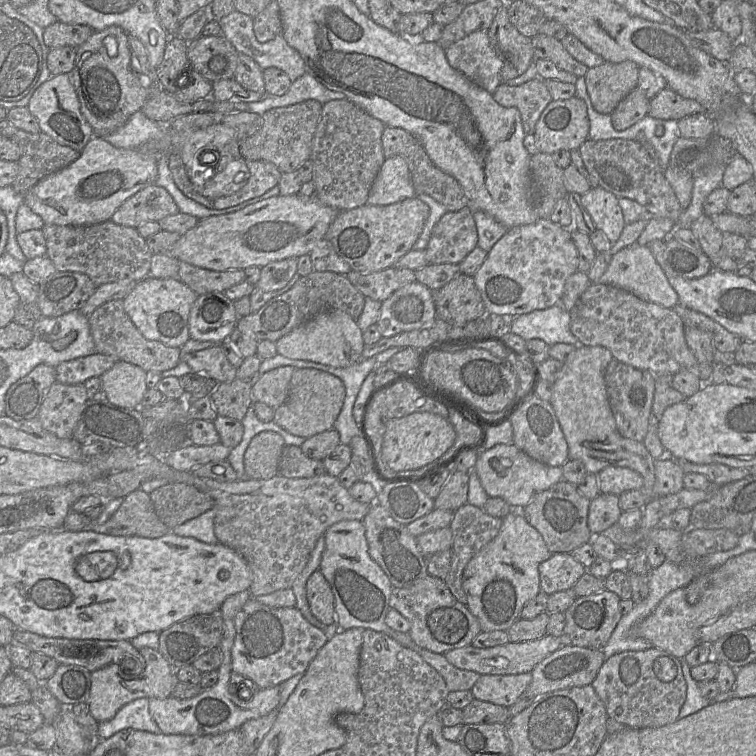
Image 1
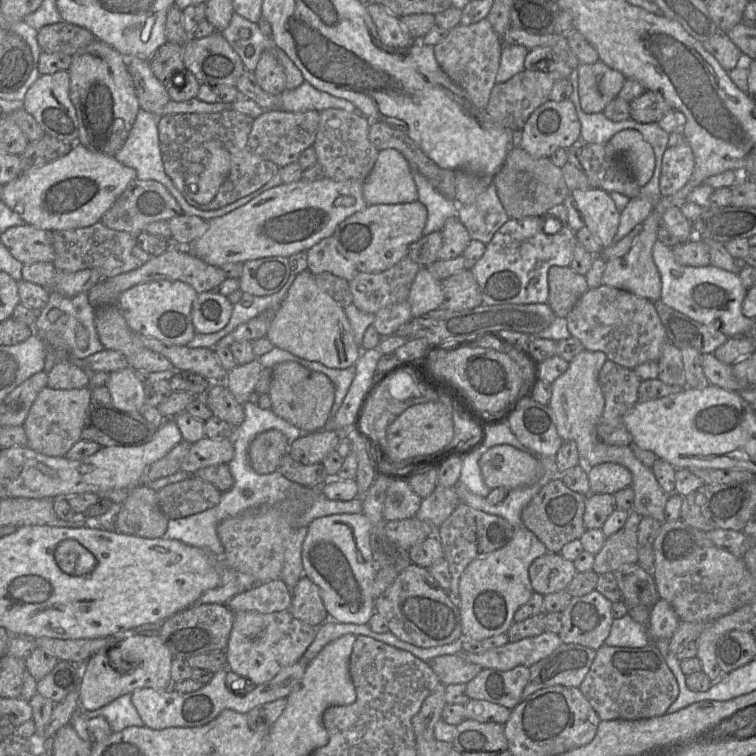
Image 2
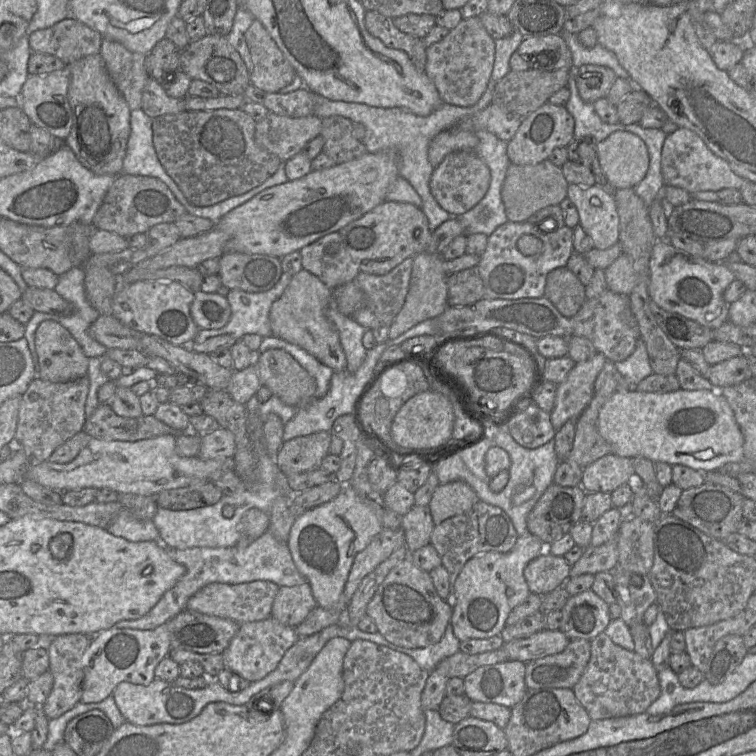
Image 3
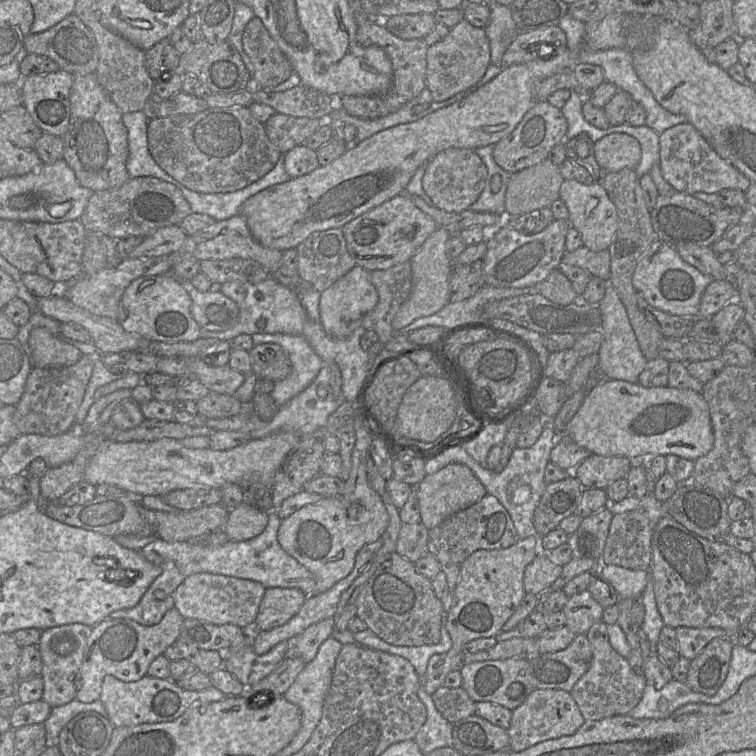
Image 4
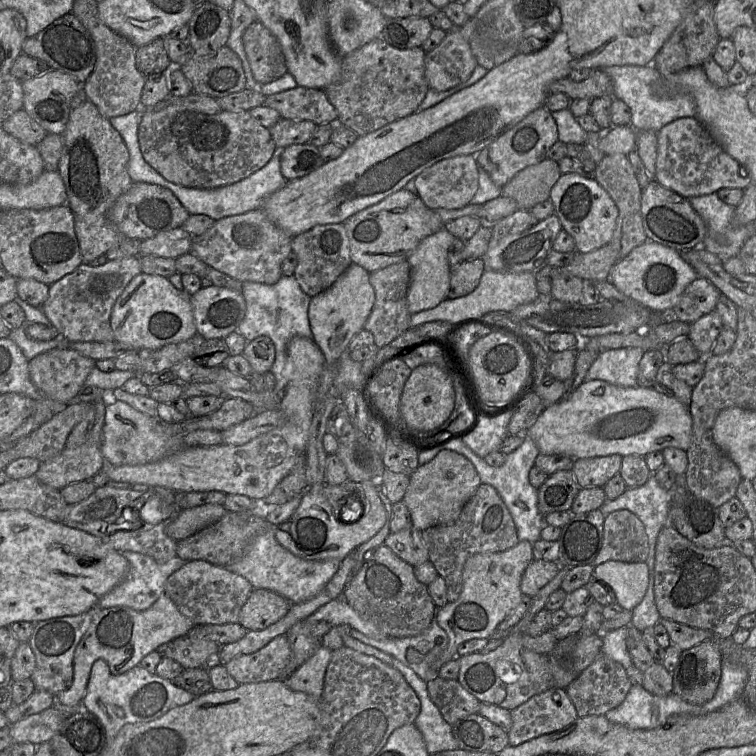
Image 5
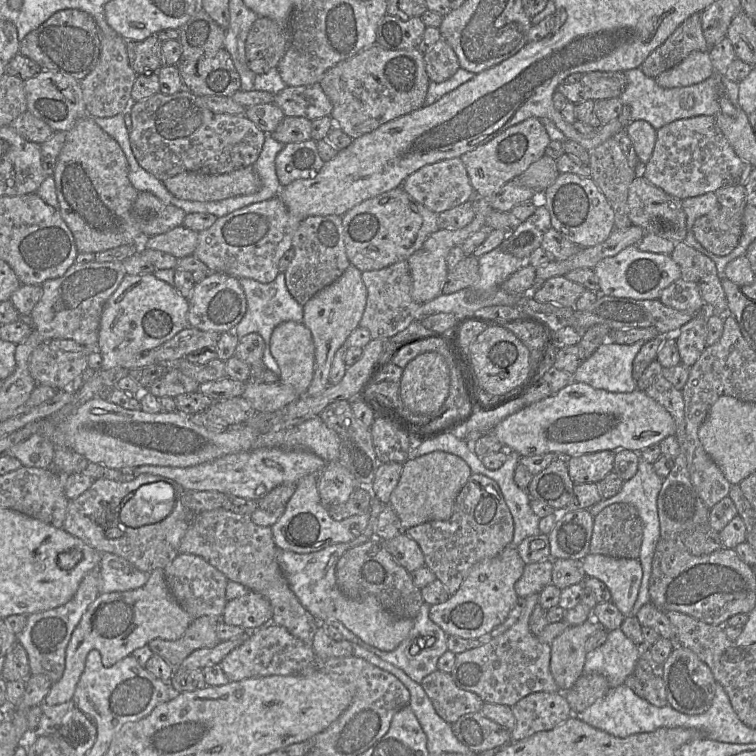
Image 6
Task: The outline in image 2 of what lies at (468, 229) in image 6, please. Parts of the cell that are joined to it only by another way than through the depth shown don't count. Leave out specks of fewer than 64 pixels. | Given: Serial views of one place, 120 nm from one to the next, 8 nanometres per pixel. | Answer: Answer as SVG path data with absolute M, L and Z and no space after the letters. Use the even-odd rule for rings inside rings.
M421 267L411 285L407 301L413 318L440 308L443 303L441 281L427 267Z

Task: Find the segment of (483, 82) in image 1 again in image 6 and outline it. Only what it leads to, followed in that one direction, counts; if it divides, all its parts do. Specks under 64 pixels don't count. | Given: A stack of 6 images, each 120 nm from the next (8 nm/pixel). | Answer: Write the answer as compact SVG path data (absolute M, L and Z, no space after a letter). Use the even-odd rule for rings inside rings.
M443 39L438 40L424 53L424 63L430 81L436 83L451 78L460 68L456 53Z

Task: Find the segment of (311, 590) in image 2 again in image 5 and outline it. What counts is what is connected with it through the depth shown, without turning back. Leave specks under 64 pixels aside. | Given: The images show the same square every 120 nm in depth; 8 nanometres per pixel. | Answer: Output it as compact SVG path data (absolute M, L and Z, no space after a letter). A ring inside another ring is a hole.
M254 589L240 610L238 623L247 631L263 630L283 618L291 605L275 592Z

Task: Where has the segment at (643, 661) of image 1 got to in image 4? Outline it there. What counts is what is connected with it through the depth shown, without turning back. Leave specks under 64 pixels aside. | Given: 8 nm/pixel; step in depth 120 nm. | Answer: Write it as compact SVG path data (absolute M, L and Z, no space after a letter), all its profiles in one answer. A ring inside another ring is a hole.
M595 623L586 633L592 646L592 661L589 669L570 691L585 720L600 720L615 715L628 714L641 700L646 679L636 674L628 659L617 653L609 643L607 624Z

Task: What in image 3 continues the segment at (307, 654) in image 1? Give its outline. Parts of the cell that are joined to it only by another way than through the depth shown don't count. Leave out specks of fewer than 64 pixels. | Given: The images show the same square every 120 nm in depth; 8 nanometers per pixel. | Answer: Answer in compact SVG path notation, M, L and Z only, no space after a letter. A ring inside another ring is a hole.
M273 617L239 624L238 632L222 652L225 669L249 682L261 680L276 669L285 652L299 638L294 627L283 625Z

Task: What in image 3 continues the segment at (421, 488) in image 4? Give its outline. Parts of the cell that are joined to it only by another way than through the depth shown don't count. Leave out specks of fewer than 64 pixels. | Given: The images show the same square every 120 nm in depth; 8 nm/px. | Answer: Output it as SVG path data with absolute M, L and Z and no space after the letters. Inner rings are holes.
M464 481L439 484L429 502L435 525L471 509L479 500L473 488Z

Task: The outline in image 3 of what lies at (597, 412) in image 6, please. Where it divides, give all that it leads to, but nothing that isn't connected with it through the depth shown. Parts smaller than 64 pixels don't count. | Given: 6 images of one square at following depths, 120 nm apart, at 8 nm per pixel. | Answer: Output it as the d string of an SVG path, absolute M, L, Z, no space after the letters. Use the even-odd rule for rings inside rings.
M631 389L613 394L601 407L597 430L610 445L611 454L621 457L644 457L652 462L684 465L700 472L716 471L727 463L743 459L744 438L734 413L720 390L683 390L667 393L641 392Z

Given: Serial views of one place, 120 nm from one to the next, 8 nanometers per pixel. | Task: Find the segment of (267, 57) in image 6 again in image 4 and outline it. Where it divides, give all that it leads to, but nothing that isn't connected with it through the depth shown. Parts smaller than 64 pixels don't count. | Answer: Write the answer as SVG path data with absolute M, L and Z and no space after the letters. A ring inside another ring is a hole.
M254 16L244 28L242 44L251 62L253 88L275 87L294 73L291 63L258 17Z

